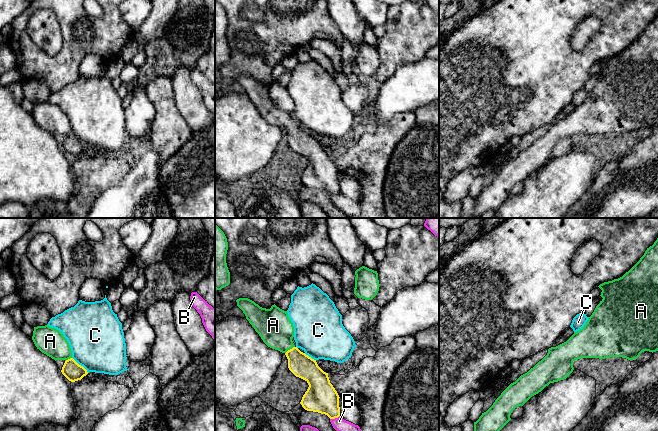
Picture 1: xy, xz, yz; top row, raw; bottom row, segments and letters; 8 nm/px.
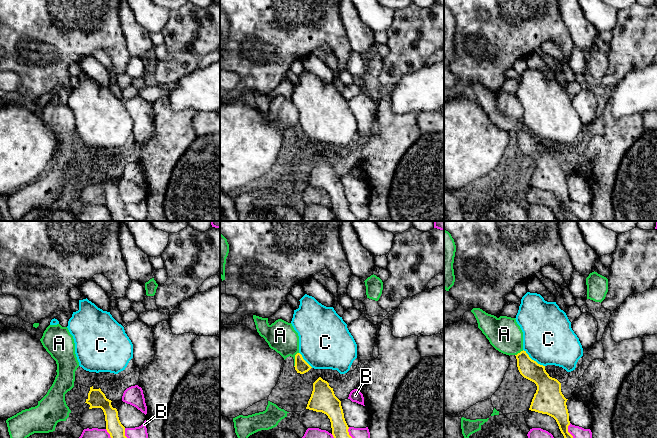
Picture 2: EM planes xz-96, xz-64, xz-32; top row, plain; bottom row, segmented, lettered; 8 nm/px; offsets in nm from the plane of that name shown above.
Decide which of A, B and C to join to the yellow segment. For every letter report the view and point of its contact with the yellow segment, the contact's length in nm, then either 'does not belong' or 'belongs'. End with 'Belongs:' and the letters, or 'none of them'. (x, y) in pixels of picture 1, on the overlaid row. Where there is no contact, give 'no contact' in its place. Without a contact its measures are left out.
A: xz (290, 349) | 100 nm | belongs
B: xz (334, 418) | 90 nm | does not belong
C: xy (80, 365) | 180 nm | does not belong
Belongs: A

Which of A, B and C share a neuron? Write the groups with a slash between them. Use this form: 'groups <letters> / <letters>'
groups A / B / C

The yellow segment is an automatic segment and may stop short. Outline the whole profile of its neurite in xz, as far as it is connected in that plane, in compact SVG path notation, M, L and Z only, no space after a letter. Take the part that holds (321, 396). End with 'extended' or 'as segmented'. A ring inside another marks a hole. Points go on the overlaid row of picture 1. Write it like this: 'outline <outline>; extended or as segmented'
outline M239 298L236 302L263 342L284 353L289 370L308 383L309 387L300 402L302 407L307 411L325 414L330 419L338 418L340 397L330 383L328 373L318 366L316 360L294 345L294 326L287 311L275 304L270 309L262 308L248 298Z; extended

